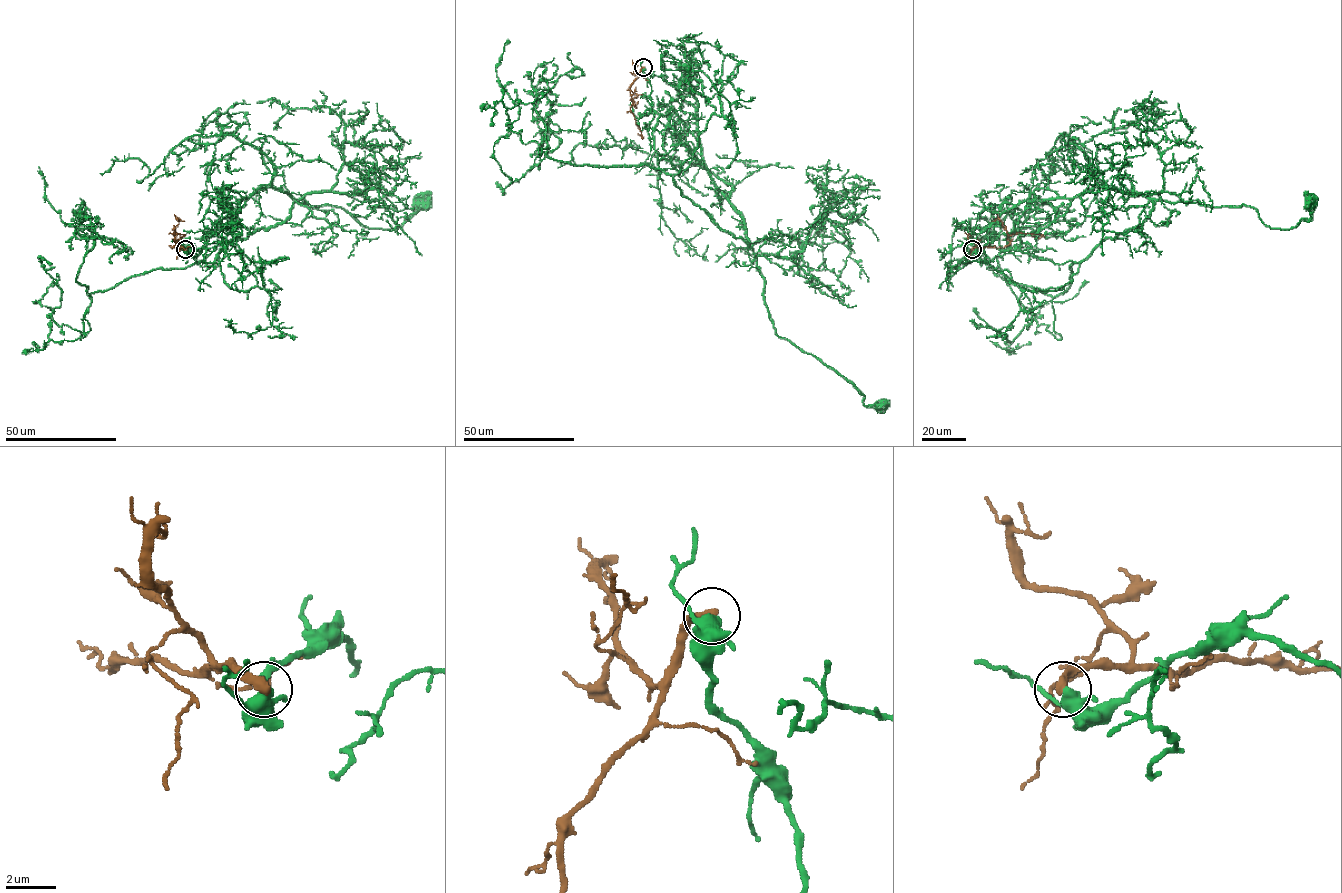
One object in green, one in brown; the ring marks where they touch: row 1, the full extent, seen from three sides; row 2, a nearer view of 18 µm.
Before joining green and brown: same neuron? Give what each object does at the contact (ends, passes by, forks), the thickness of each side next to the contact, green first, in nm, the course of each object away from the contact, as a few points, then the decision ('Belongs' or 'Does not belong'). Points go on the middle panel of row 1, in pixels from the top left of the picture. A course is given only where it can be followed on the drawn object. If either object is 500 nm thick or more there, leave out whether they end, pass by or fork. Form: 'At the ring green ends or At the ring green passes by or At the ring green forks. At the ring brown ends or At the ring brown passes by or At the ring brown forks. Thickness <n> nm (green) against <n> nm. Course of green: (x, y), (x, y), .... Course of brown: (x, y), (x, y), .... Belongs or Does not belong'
At the ring green forks. At the ring brown ends. Thickness 340 nm (green) against 400 nm. Course of green: (644, 67), (651, 109), (667, 118), (742, 220), (775, 332), (845, 377), (865, 405), (884, 403). Course of brown: (644, 67), (631, 85), (634, 104), (630, 111), (641, 135), (638, 133). Does not belong

